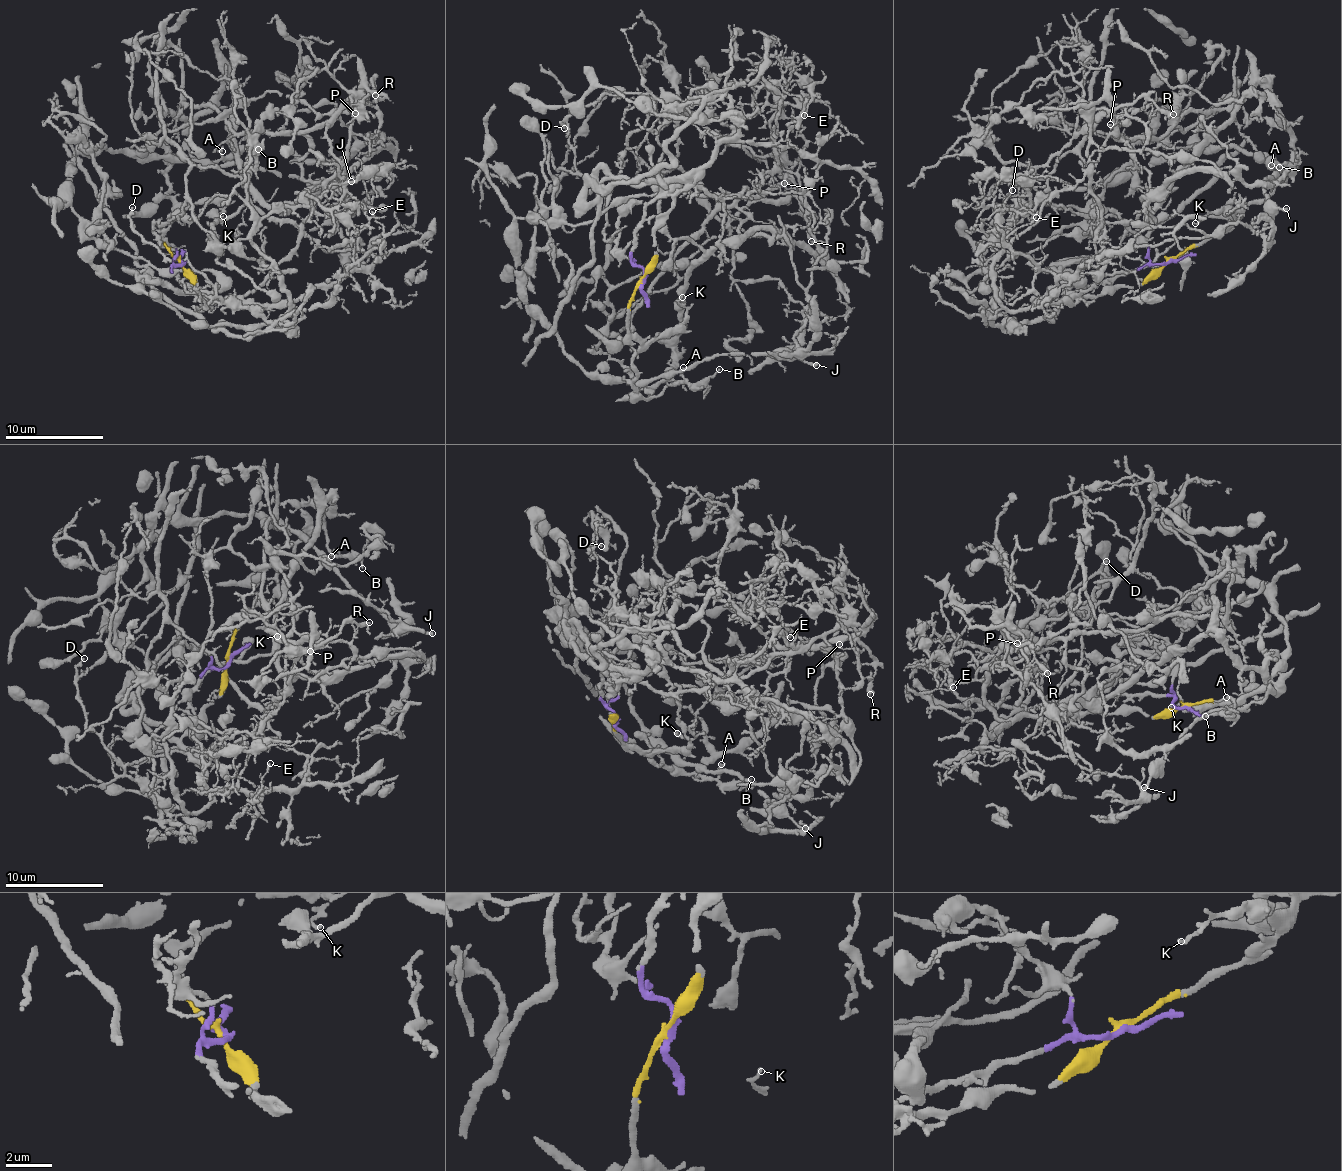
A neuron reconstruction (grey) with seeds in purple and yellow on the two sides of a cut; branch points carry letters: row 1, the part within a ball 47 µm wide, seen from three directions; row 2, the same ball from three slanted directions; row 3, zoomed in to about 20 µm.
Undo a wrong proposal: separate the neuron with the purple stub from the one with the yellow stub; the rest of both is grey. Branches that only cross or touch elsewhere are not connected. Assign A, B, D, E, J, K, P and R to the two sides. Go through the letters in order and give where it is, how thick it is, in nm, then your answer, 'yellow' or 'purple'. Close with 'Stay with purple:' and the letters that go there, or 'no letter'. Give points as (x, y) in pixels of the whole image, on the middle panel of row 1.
A: place (683, 367); calibre 200 nm; yellow
B: place (719, 369); calibre 140 nm; yellow
D: place (564, 128); calibre 190 nm; purple
E: place (804, 115); calibre 150 nm; purple
J: place (816, 365); calibre 220 nm; yellow
K: place (682, 297); calibre 140 nm; yellow
P: place (784, 183); calibre 120 nm; purple
R: place (811, 241); calibre 220 nm; purple
Stay with purple: D, E, P, R

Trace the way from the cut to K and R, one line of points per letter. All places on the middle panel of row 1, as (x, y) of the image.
K: (642, 281), (631, 297), (629, 332), (640, 339), (655, 340), (671, 334), (686, 315), (680, 301), (682, 296)
R: (642, 281), (631, 252), (663, 184), (737, 196), (779, 165), (798, 177), (811, 242)

